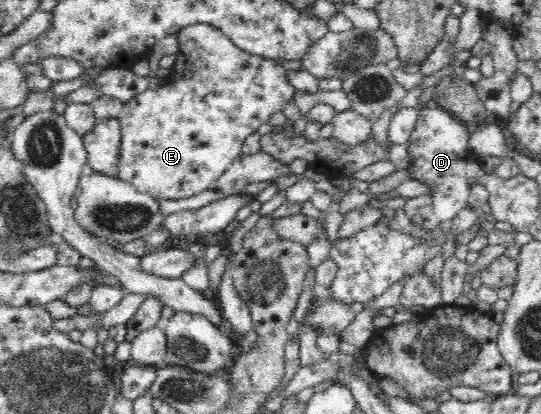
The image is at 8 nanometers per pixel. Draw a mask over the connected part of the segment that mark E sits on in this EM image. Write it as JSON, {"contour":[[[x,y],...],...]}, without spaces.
{"contour":[[[196,23],[184,27],[180,32],[178,39],[177,59],[172,66],[172,74],[167,77],[165,83],[155,91],[149,88],[131,99],[129,103],[125,104],[121,115],[118,117],[120,121],[120,151],[119,151],[119,167],[118,179],[127,181],[137,188],[141,193],[148,193],[155,199],[183,199],[186,197],[193,197],[202,191],[205,191],[216,179],[219,179],[225,173],[225,170],[239,157],[243,151],[243,141],[251,133],[255,133],[257,128],[266,121],[276,111],[281,111],[286,102],[294,99],[296,89],[285,79],[286,69],[273,62],[272,59],[267,59],[263,56],[251,55],[249,52],[241,50],[223,33],[221,30],[213,27],[208,23]]]}

